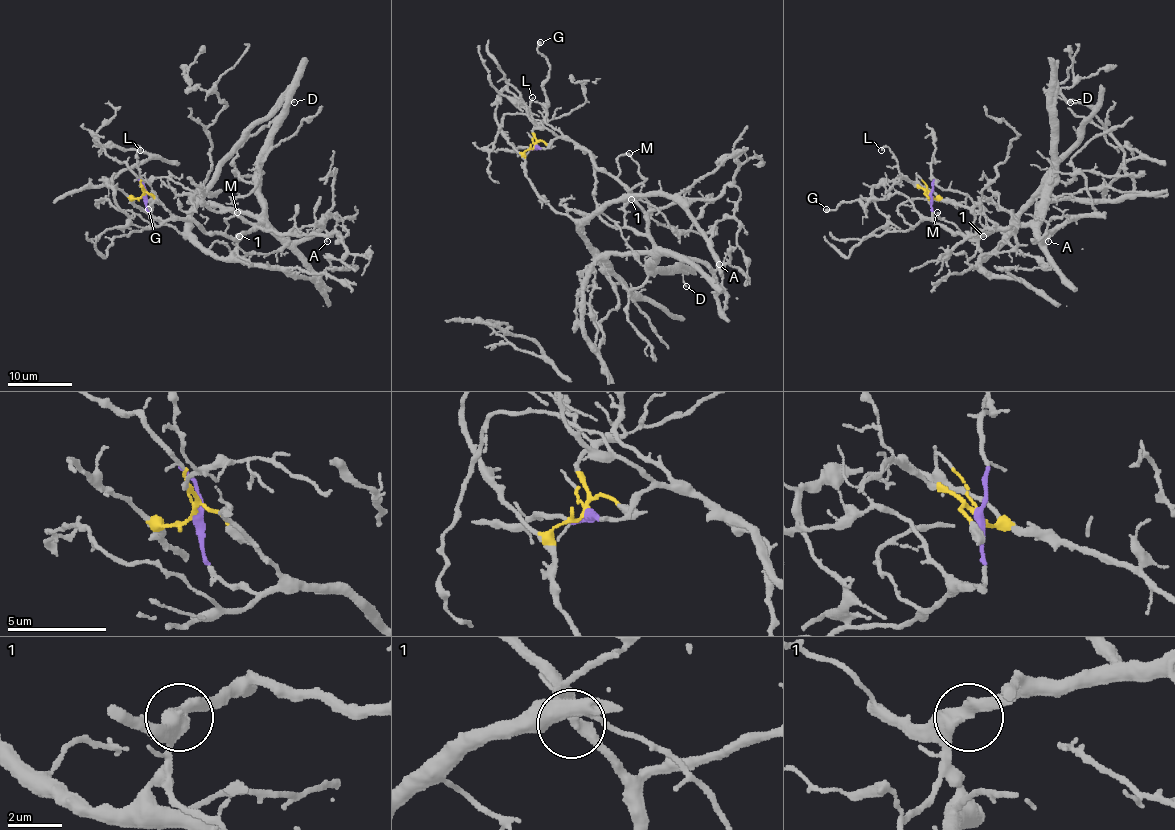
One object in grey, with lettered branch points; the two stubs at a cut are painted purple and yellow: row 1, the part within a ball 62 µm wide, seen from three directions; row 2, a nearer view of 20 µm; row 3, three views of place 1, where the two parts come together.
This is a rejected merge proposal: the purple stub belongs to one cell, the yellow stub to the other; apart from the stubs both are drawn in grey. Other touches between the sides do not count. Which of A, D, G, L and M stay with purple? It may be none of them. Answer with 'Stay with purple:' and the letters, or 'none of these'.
Stay with purple: A, D, G, M

